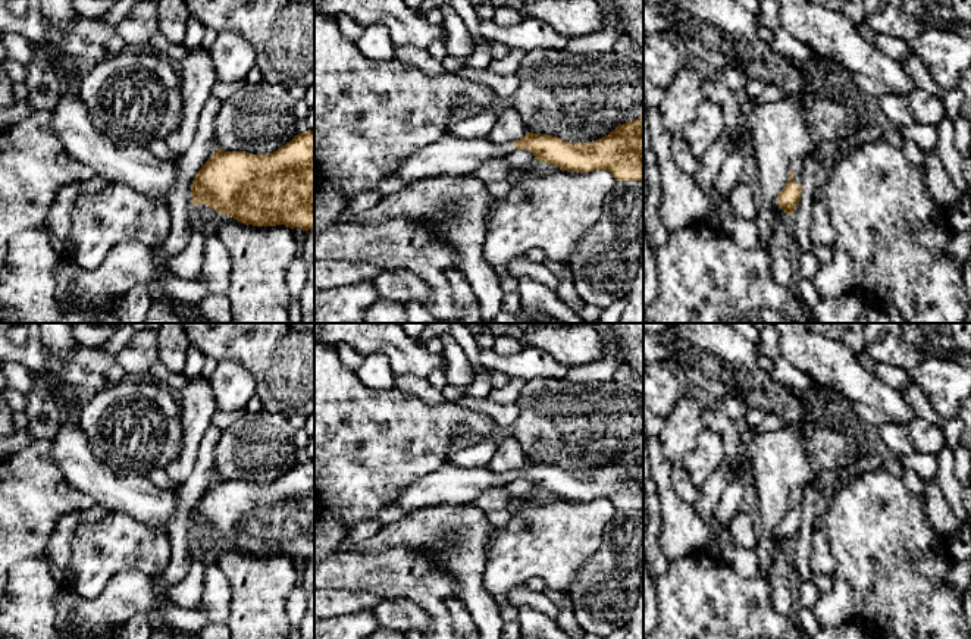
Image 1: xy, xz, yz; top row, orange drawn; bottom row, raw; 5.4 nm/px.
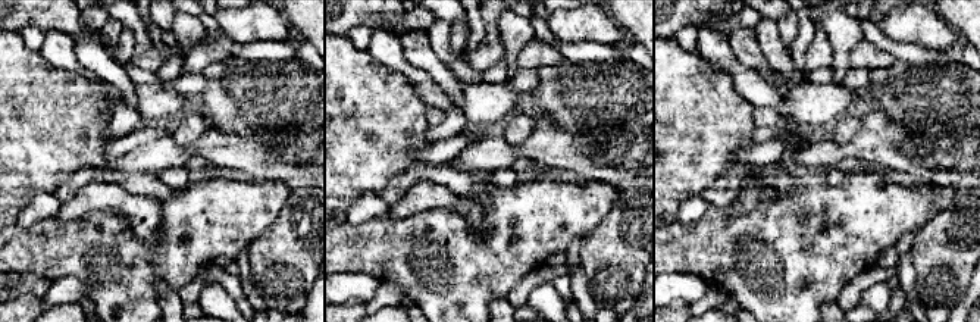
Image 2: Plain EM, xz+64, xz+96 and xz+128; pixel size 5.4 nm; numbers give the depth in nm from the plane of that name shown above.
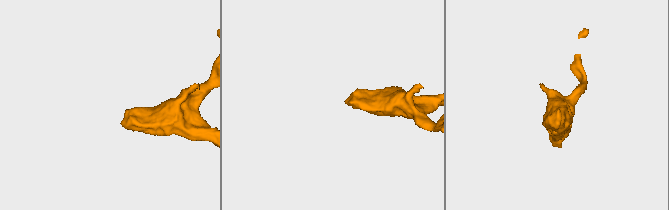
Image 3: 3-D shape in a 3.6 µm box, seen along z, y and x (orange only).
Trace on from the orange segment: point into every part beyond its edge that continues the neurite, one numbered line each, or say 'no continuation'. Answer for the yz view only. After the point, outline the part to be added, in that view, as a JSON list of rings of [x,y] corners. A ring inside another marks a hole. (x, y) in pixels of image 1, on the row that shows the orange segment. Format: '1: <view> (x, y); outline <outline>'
1: yz (796, 163); outline [[[793,159],[790,169],[793,170],[793,181],[795,184],[801,185],[804,184],[804,178],[802,178],[802,159]]]

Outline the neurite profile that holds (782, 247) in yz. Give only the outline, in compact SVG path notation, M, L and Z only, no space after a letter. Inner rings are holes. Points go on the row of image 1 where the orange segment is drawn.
M774 217L771 239L767 247L771 278L776 284L793 286L796 276L796 244L789 219Z

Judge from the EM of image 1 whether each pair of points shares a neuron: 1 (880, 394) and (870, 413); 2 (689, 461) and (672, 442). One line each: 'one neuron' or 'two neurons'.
1: two neurons
2: two neurons

